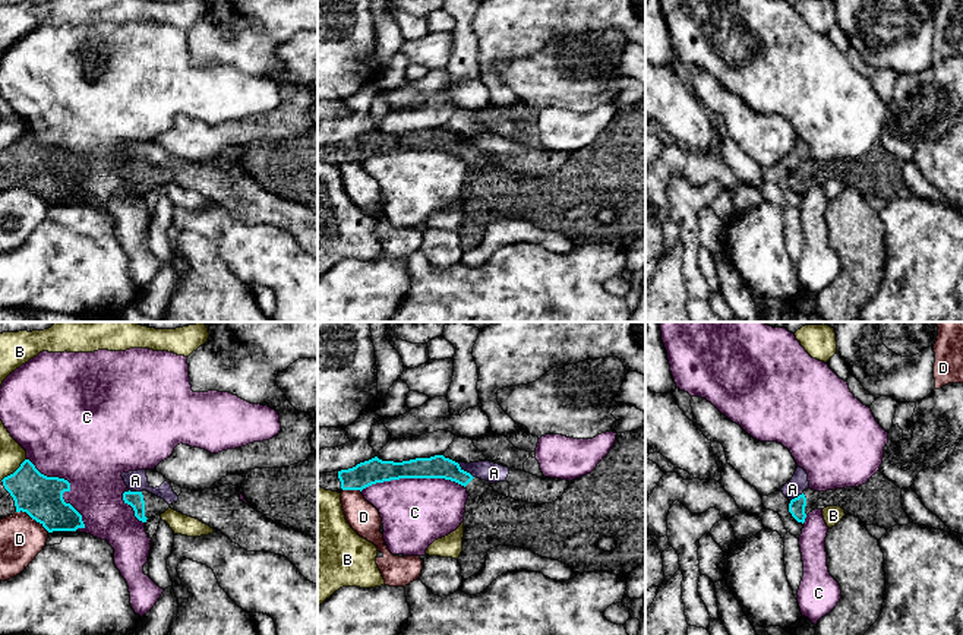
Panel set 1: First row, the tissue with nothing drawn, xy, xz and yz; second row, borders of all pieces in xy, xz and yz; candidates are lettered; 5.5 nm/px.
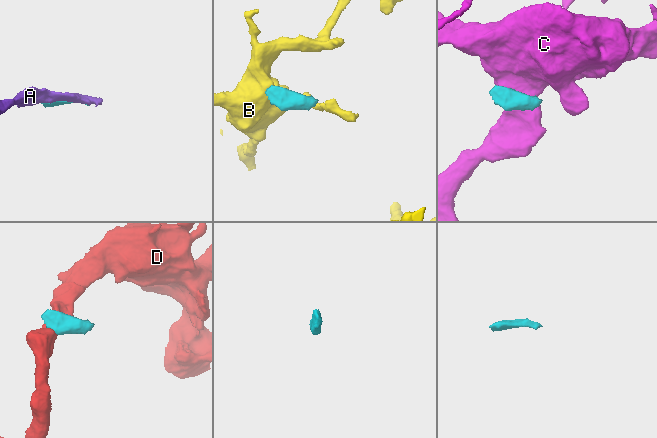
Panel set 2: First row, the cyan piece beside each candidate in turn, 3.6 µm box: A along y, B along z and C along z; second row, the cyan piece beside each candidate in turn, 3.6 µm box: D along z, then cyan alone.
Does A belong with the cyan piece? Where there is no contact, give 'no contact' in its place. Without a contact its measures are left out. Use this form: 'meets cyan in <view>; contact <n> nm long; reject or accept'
meets cyan in xz; contact 130 nm long; reject

